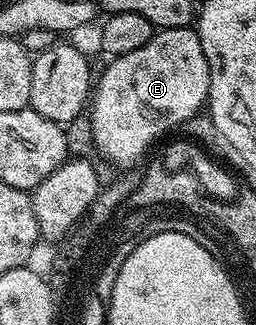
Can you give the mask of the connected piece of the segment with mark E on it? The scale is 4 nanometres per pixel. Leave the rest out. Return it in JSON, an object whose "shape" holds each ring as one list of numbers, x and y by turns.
{"shape":[[195,27,157,31,146,46,111,57,107,62,90,97,90,140,121,163,133,159,139,165,145,159,144,151,163,132,186,123,199,108,201,111,207,105,210,70]]}

